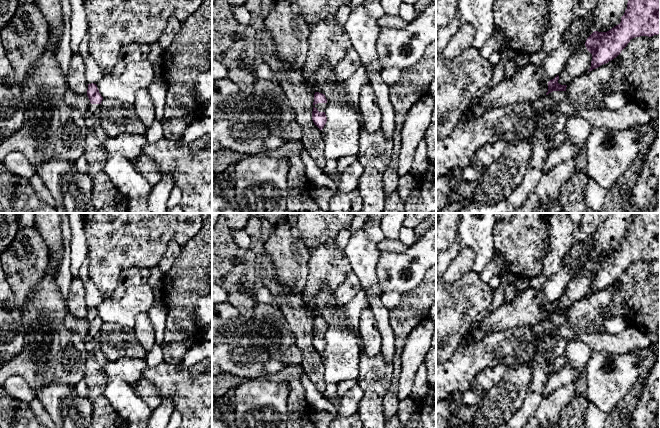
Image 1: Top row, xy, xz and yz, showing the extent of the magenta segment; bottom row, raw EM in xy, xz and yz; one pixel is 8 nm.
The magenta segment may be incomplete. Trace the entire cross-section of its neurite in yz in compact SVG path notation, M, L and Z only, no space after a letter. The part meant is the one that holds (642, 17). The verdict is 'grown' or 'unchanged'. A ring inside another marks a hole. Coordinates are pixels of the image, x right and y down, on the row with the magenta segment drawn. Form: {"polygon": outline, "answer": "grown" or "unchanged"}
{"polygon": "M628 0L621 22L607 32L594 31L585 46L592 54L589 71L616 58L631 39L660 34L660 0Z", "answer": "unchanged"}

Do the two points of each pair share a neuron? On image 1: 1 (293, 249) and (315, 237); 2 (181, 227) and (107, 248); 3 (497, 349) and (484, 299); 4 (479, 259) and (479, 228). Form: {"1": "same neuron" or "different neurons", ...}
{"1": "different neurons", "2": "same neuron", "3": "different neurons", "4": "same neuron"}

